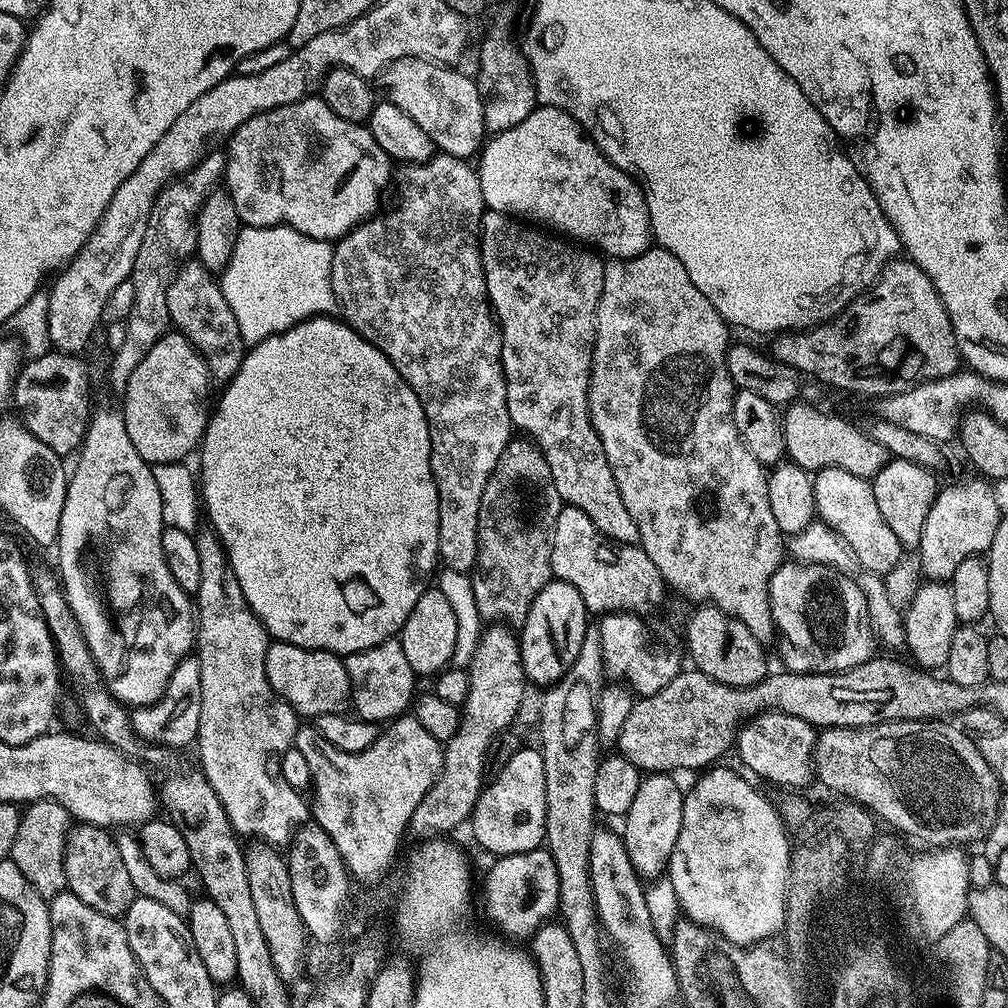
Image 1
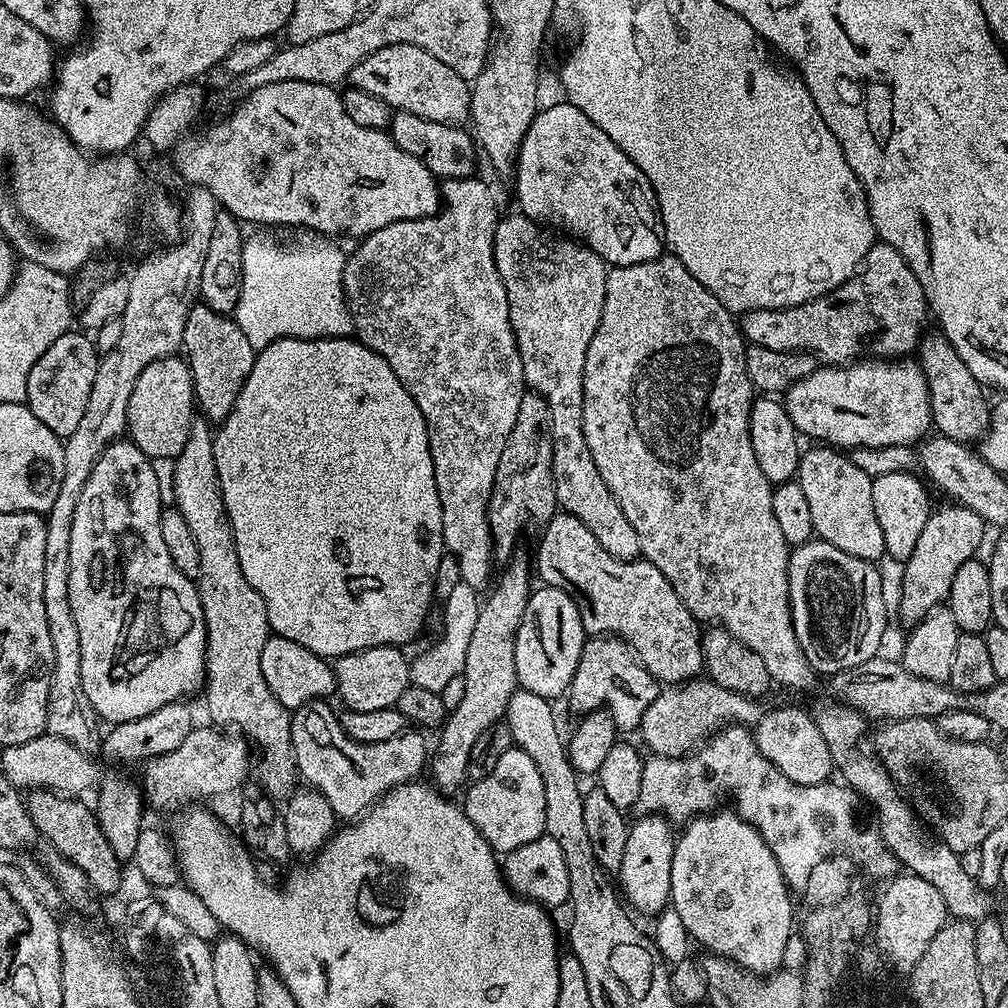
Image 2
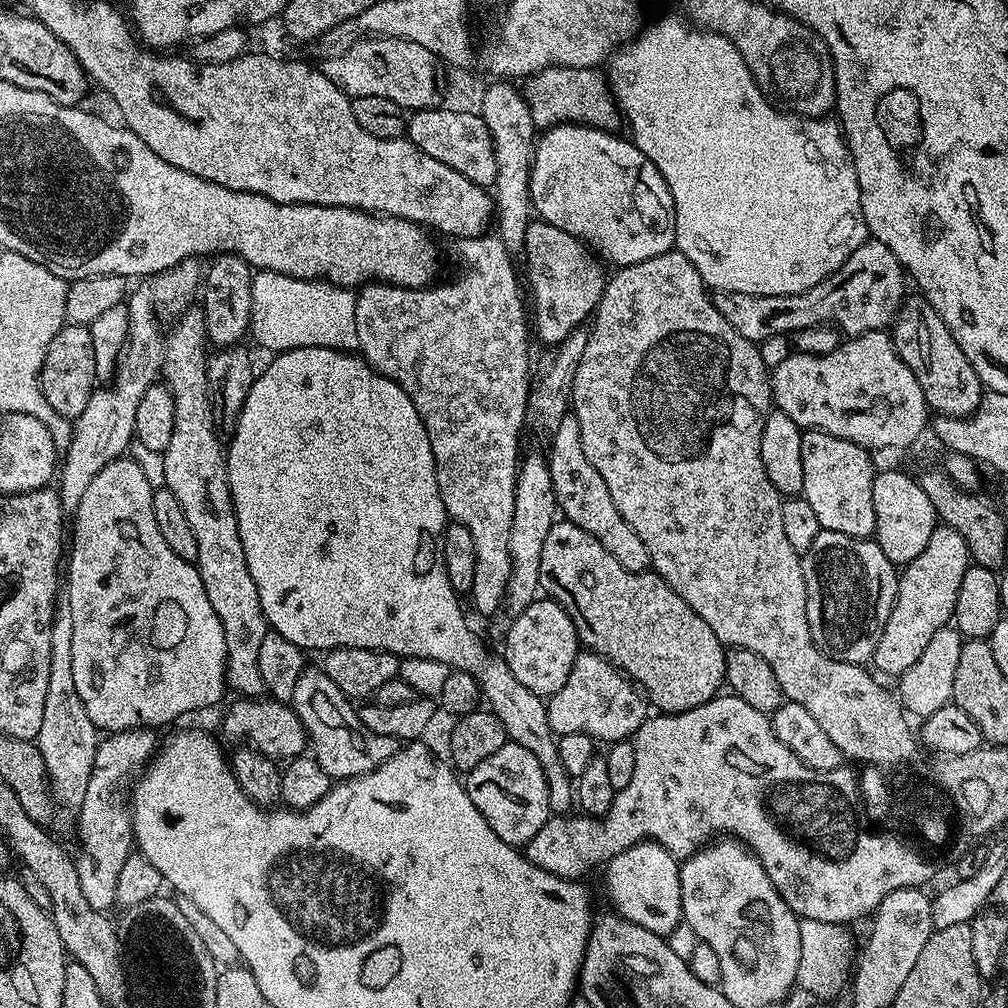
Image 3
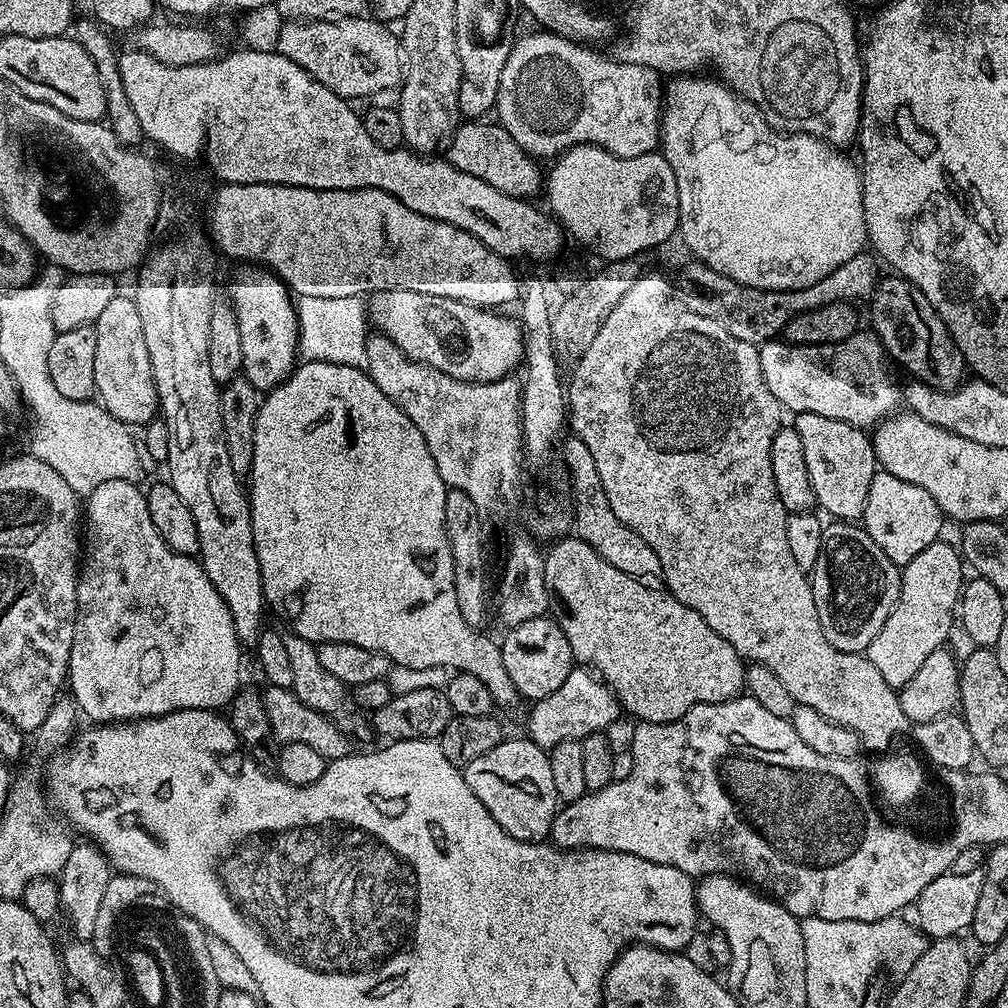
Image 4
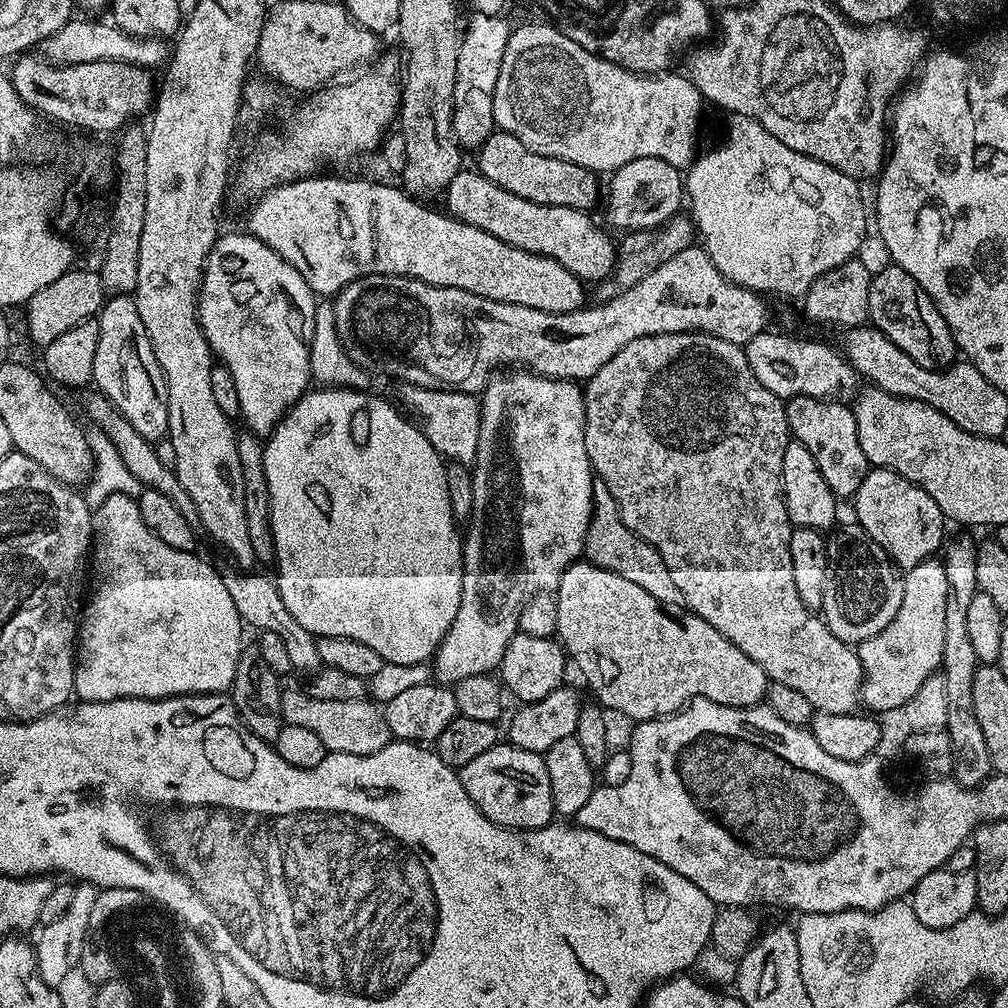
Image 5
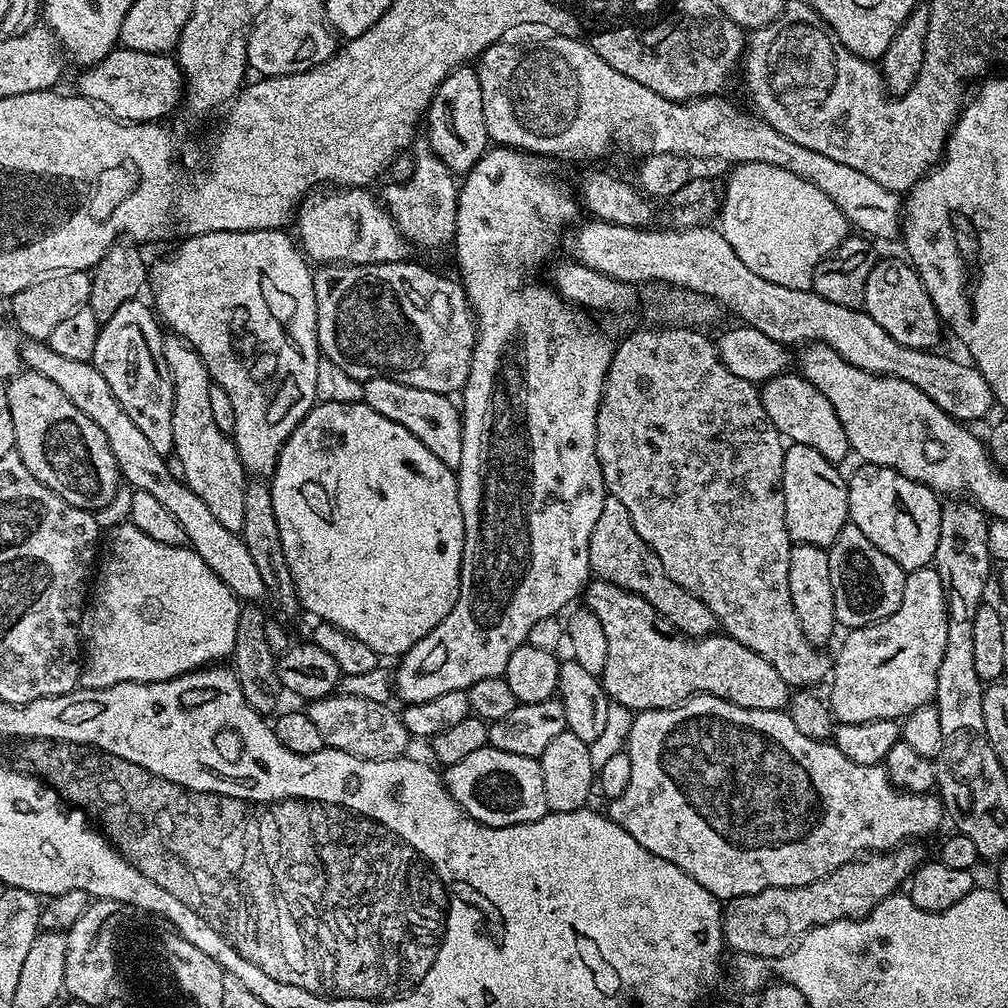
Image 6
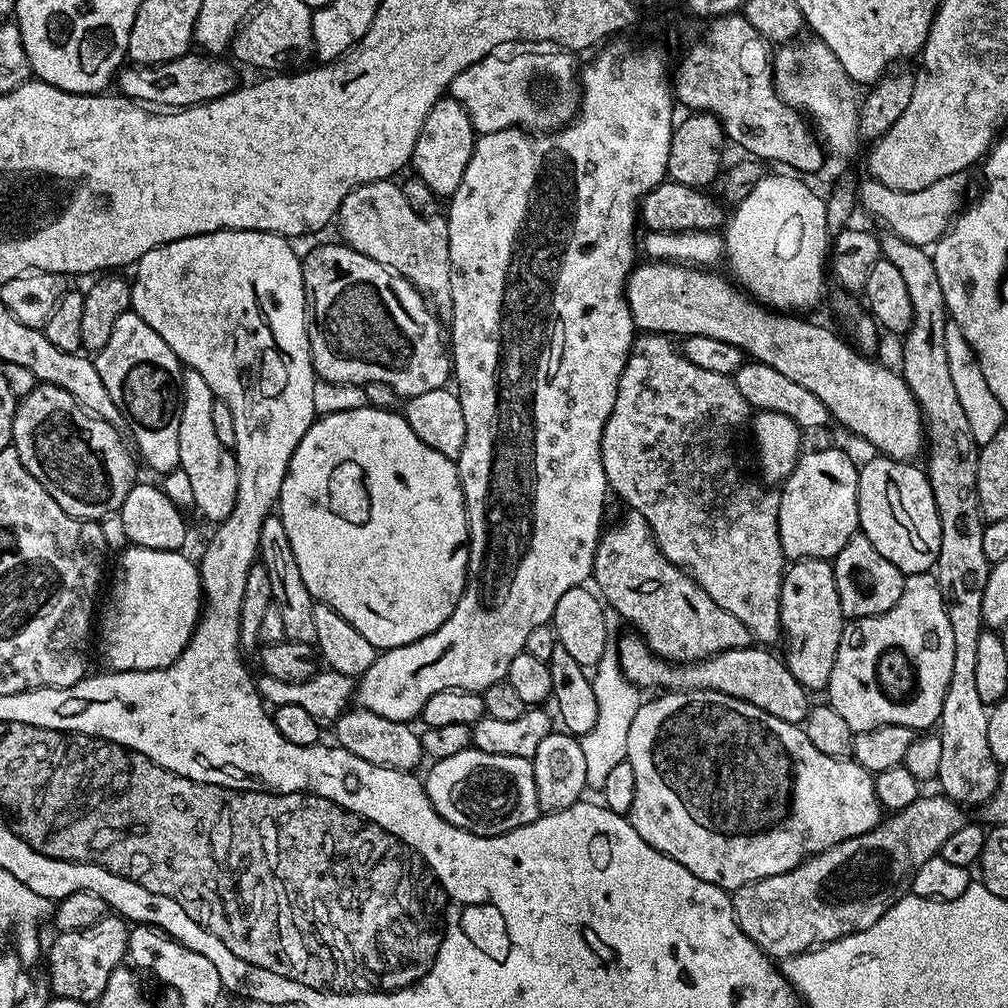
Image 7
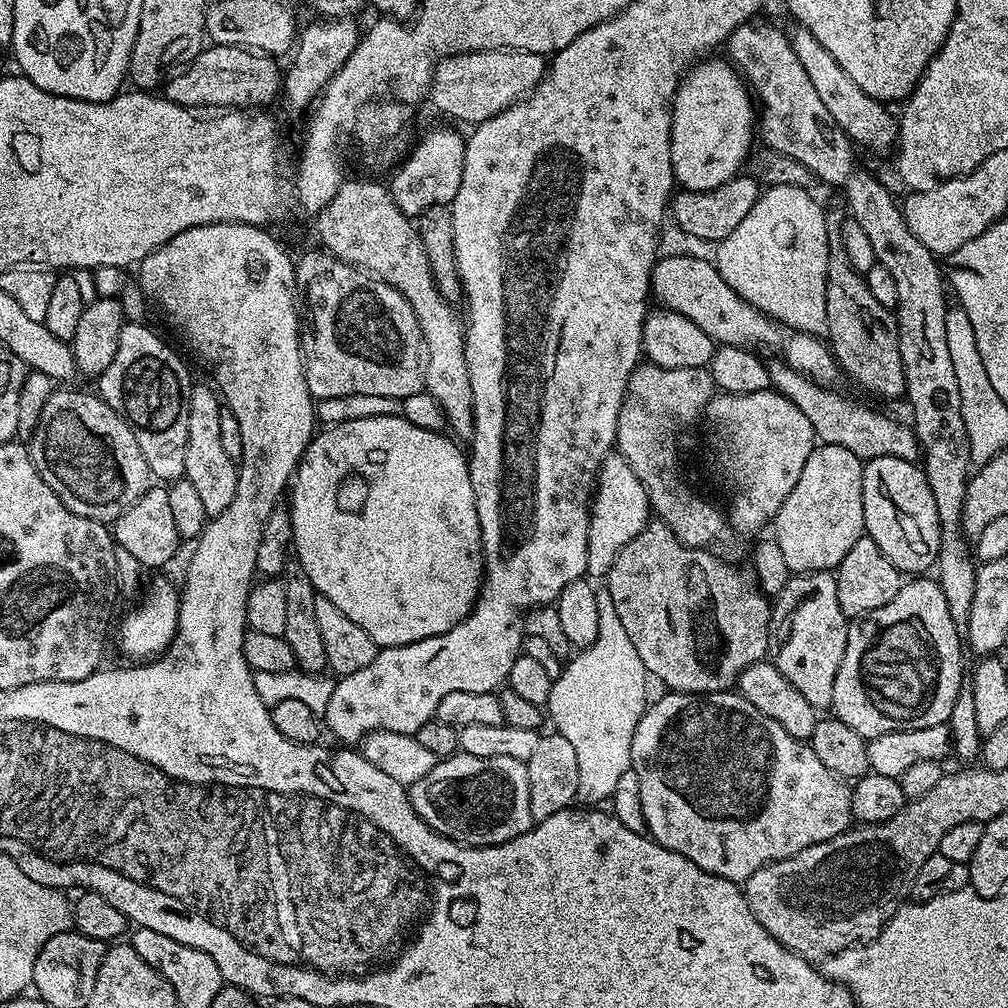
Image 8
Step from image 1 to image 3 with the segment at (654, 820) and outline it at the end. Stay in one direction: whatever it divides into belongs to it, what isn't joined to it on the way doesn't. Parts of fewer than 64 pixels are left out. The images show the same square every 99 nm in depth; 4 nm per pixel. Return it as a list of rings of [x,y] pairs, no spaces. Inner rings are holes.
[[[645,842],[630,846],[630,850],[622,850],[614,859],[609,860],[604,872],[604,888],[612,899],[611,907],[623,920],[634,922],[654,934],[668,938],[684,919],[682,910],[682,886],[680,885],[680,864],[677,857],[672,856],[660,844]]]

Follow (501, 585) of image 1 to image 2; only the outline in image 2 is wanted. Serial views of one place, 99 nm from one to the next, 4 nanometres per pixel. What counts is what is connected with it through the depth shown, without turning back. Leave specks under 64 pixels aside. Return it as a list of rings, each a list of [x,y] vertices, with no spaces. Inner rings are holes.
[[[528,390],[522,402],[518,402],[518,418],[514,422],[514,430],[510,430],[510,438],[506,438],[502,458],[498,458],[498,474],[494,474],[494,486],[488,503],[488,529],[492,535],[493,557],[500,562],[511,560],[517,551],[520,531],[531,520],[548,521],[557,511],[548,403],[543,396]]]

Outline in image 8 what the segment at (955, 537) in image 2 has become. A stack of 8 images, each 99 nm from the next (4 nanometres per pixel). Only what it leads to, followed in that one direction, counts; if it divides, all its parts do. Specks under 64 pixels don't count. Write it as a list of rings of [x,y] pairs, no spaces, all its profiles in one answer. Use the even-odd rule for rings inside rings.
[[[912,578],[901,583],[898,594],[865,616],[857,616],[849,623],[846,638],[846,654],[842,666],[838,666],[838,678],[834,678],[834,698],[831,711],[835,719],[846,722],[866,741],[882,734],[902,730],[922,730],[926,726],[947,724],[950,710],[958,698],[966,680],[964,660],[960,657],[962,633],[950,618],[950,606],[946,606],[946,594],[942,594],[935,579]]]

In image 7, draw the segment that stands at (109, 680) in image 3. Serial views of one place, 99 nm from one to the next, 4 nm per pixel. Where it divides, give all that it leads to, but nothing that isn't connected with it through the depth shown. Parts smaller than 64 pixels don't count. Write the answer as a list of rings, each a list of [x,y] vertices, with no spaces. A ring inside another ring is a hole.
[[[127,547],[123,552],[115,557],[116,573],[112,576],[112,589],[103,597],[98,608],[98,632],[100,628],[100,652],[104,655],[104,660],[109,669],[113,672],[137,672],[138,670],[158,670],[168,668],[186,650],[190,638],[196,629],[196,623],[200,621],[200,610],[202,607],[202,593],[200,590],[200,569],[195,563],[192,564],[184,557],[183,551],[163,552],[162,550],[150,550],[149,548]]]

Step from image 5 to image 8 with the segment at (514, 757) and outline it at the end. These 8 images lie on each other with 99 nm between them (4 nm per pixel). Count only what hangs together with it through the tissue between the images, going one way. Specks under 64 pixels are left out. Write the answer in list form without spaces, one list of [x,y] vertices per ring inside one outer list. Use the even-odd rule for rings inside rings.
[[[457,751],[455,756],[437,759],[434,770],[426,778],[418,778],[408,788],[408,801],[414,806],[418,818],[426,822],[440,836],[470,848],[485,848],[495,844],[505,844],[507,840],[518,838],[534,827],[530,814],[530,782],[528,766],[523,760],[514,758],[474,758],[470,754]]]

